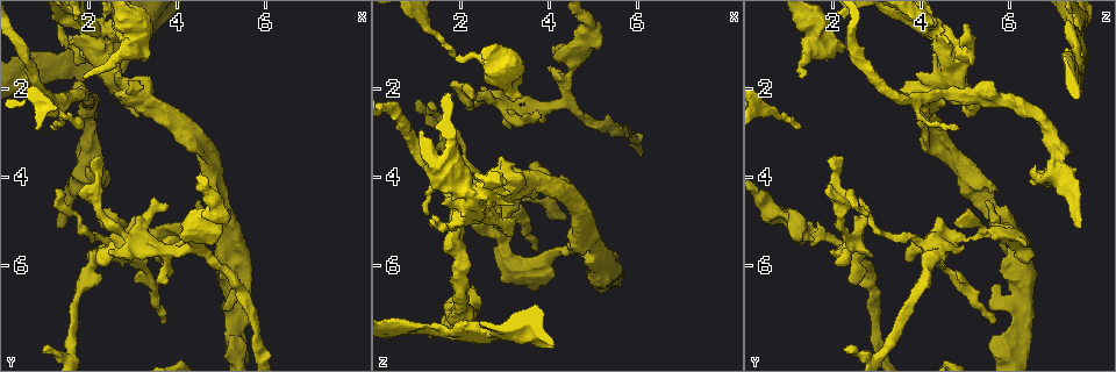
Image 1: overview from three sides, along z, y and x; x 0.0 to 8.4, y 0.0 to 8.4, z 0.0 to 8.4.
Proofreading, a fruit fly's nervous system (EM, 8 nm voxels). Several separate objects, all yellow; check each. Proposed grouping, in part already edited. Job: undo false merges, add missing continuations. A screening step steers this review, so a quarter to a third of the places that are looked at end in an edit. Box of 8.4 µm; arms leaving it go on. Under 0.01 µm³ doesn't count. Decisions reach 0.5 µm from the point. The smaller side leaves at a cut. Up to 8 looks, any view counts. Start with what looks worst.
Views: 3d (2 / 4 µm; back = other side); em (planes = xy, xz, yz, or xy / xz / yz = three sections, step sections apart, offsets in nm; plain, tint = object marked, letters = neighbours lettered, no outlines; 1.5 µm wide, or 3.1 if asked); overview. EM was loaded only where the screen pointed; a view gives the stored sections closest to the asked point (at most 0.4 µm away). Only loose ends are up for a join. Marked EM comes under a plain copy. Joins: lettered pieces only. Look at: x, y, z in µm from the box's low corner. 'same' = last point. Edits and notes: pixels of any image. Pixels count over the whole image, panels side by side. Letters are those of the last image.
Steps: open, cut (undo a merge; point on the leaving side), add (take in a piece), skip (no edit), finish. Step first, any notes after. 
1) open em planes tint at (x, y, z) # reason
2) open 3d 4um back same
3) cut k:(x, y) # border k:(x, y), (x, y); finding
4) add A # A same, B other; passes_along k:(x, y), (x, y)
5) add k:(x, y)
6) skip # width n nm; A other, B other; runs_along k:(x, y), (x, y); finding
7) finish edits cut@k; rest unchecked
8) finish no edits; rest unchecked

open em planes letters at (3.30, 1.10, 2.25) # branch stops here

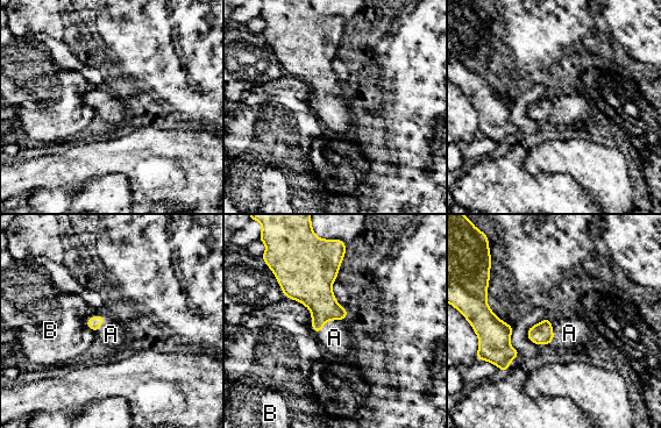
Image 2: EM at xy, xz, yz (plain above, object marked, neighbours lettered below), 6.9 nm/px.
add A # A same, B other; passes_along 2:(313, 287), (326, 321), (334, 337); the cell continues

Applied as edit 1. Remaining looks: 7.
open overview # see it whole again

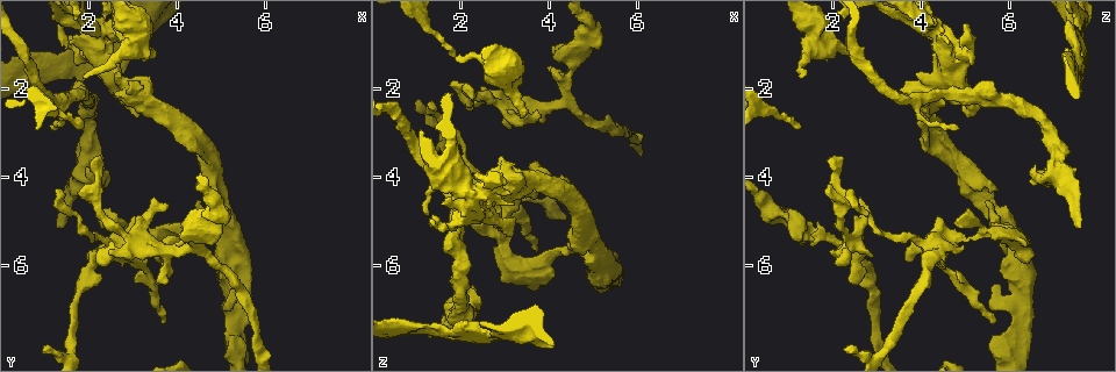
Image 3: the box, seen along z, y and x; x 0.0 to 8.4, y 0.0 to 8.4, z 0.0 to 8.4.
open em xz step 8 letters at (1.00, 8.00, 2.35) # free end

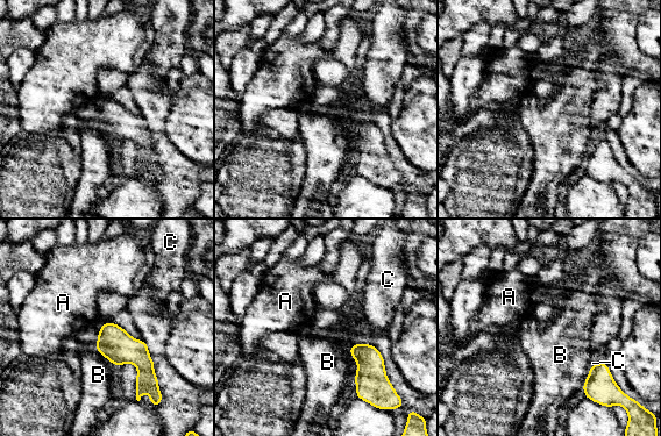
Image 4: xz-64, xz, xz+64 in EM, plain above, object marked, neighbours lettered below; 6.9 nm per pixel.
skip # A other, B other, C other; border 4:(357, 343), (350, 347), (355, 378); no lettered piece goes on from it

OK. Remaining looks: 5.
open em xz step 4 letters at (1.80, 2.90, 1.25) # an open end

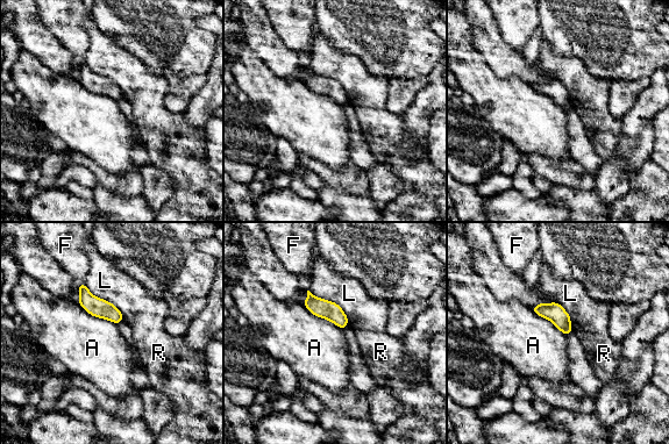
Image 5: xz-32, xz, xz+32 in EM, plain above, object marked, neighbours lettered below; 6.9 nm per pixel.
open em planes letters same

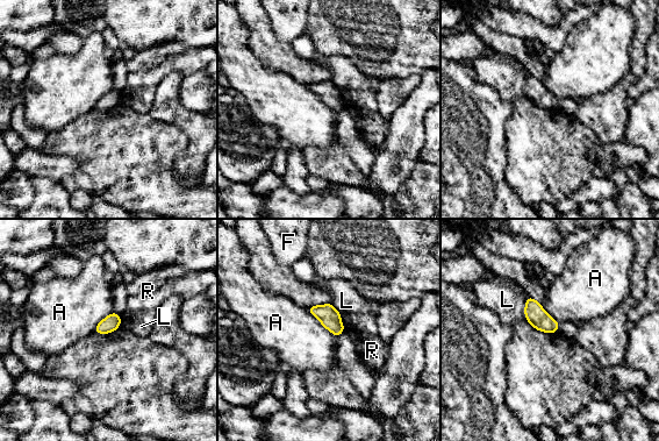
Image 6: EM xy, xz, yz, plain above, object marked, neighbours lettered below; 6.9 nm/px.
skip # width 110 nm; longest_contact A 300 nm; A other, F other, L other, R other; no lettered piece goes on from it

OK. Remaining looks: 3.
finish edits add@2; rest unchecked

